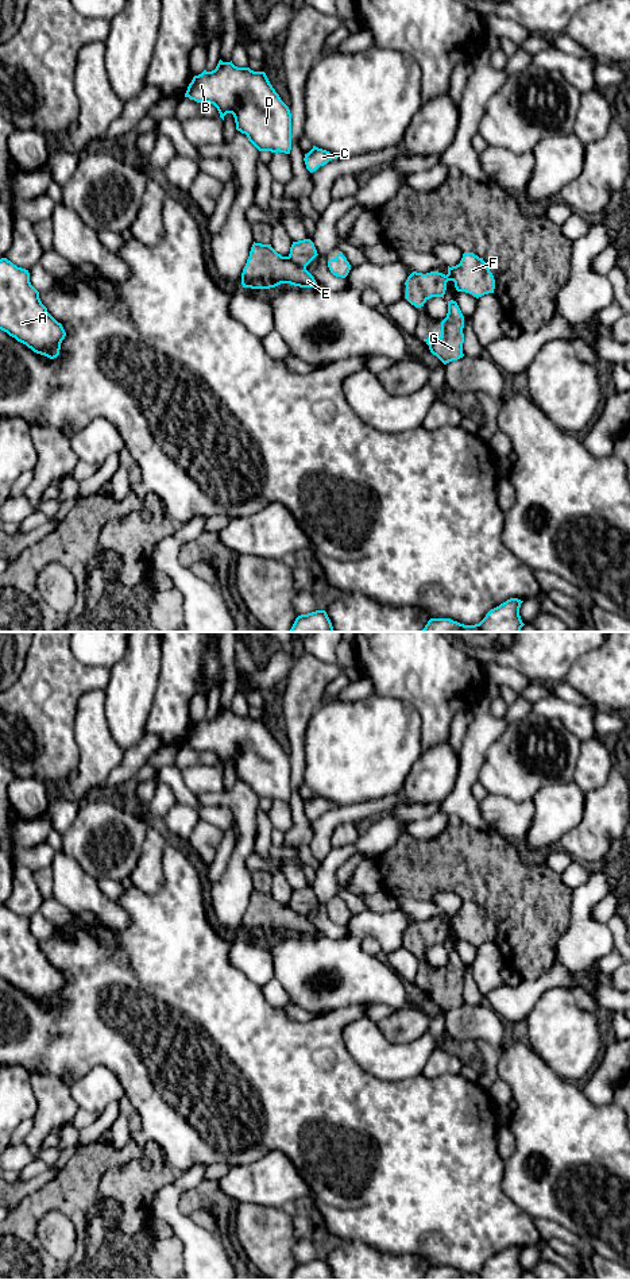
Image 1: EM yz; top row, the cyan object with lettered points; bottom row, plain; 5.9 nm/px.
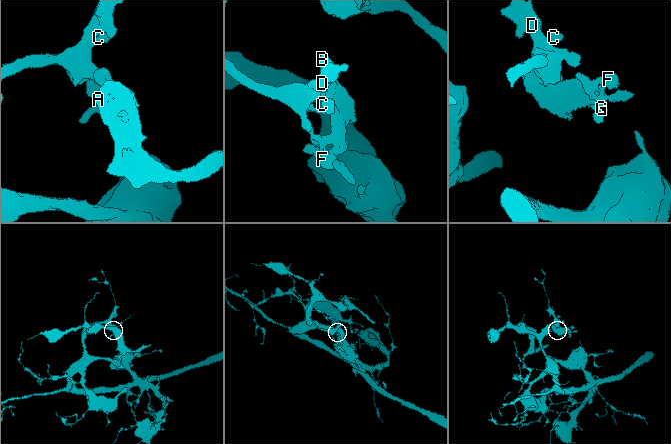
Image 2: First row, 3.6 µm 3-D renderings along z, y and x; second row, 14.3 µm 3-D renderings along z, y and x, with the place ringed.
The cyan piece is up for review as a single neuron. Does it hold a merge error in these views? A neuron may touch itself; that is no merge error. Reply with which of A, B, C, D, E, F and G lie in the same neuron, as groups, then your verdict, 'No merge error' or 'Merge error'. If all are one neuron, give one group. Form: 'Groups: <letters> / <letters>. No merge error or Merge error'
Groups: A B C D / E F G. Merge error

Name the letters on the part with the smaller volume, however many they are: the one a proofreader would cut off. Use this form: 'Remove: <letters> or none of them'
Remove: E, F, G

